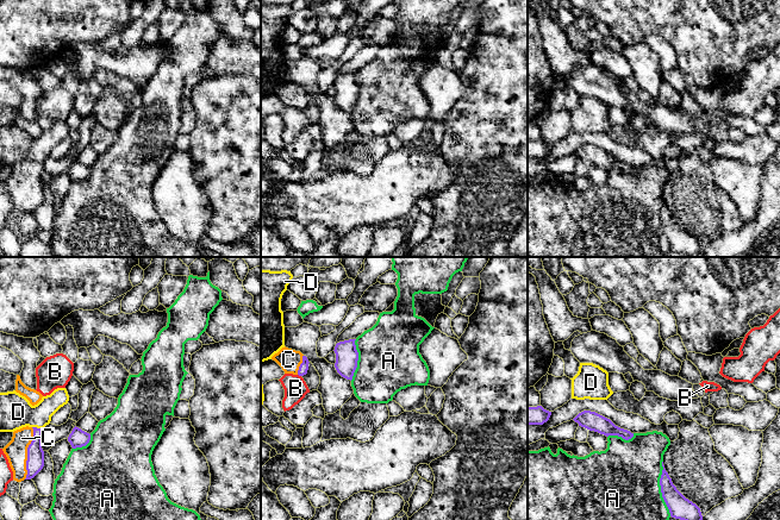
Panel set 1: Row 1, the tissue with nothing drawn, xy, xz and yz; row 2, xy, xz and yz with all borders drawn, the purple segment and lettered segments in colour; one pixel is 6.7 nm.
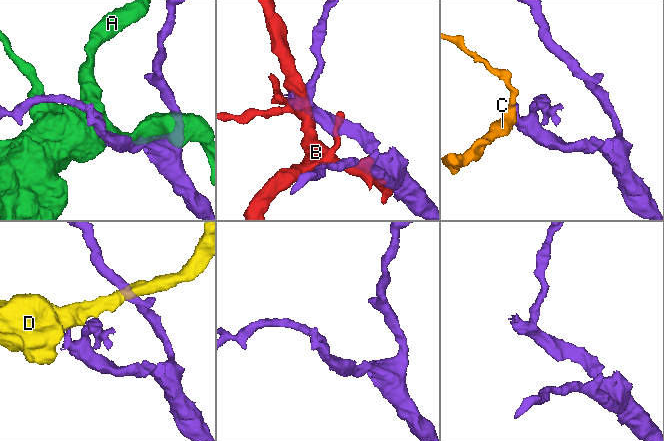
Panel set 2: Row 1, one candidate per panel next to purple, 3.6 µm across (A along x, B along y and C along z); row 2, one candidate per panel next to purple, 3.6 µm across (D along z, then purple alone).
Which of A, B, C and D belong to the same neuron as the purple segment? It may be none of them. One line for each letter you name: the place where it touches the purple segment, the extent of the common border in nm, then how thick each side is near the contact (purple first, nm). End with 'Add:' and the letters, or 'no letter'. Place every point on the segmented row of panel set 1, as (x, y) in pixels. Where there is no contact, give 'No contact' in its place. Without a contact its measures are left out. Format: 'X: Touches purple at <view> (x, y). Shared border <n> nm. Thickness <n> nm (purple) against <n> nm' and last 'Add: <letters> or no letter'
C: Touches purple at xy (27, 453). Shared border 360 nm. Thickness 120 nm (purple) against 150 nm
Add: C

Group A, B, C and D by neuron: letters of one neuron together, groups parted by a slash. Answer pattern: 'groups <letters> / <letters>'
groups A / B / C / D

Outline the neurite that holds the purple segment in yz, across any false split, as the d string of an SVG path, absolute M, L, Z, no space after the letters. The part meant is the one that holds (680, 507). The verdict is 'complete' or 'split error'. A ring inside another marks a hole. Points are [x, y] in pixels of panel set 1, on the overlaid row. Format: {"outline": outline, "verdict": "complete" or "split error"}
{"outline": "M663 462L662 466L660 485L662 497L669 509L670 516L680 520L703 520L700 508L676 489L664 469Z", "verdict": "complete"}

